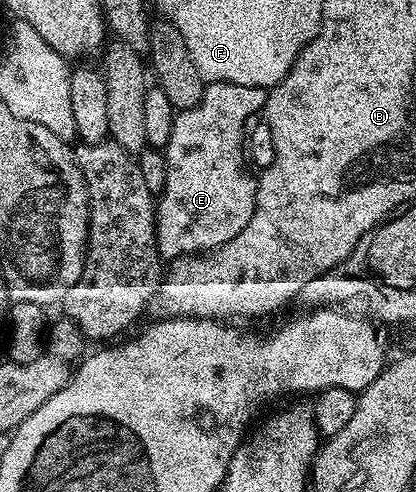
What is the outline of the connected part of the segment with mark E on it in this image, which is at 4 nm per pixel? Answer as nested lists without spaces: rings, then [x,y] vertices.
[[[207,83],[200,105],[177,112],[172,125],[172,137],[164,149],[166,180],[161,195],[156,199],[156,245],[163,260],[173,261],[181,255],[196,255],[215,251],[220,245],[232,241],[252,221],[258,180],[255,172],[246,168],[246,155],[242,152],[242,138],[246,135],[246,122],[266,105],[265,87]]]

